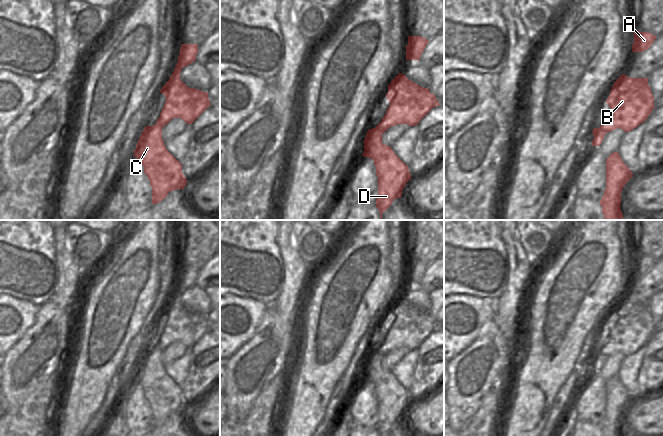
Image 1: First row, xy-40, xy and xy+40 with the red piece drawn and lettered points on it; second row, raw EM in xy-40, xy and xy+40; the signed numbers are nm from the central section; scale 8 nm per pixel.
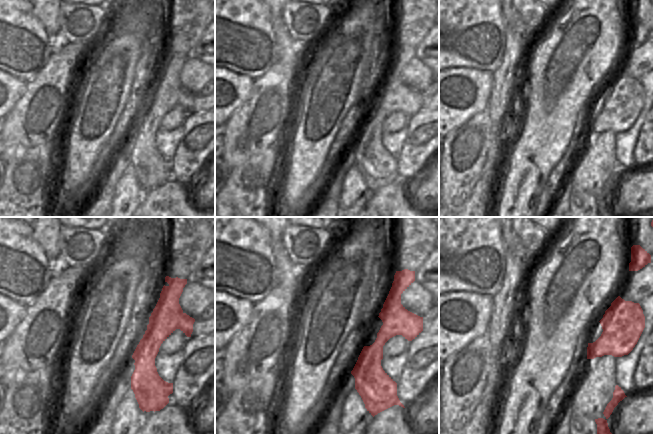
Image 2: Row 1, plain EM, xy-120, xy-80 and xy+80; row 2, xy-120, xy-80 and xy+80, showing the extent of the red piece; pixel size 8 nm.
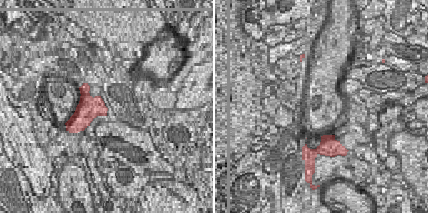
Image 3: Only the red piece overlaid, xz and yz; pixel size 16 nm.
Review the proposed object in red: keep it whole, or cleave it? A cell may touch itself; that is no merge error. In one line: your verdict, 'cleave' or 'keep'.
cleave

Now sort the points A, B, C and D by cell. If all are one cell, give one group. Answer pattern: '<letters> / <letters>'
A C D / B

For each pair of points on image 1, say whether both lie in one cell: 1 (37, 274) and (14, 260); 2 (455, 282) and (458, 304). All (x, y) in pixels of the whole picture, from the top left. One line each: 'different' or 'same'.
1: same
2: different

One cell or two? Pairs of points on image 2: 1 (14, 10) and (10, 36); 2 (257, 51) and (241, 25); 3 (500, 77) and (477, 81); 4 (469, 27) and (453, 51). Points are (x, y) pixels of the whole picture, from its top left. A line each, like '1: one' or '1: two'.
1: one
2: one
3: two
4: one

